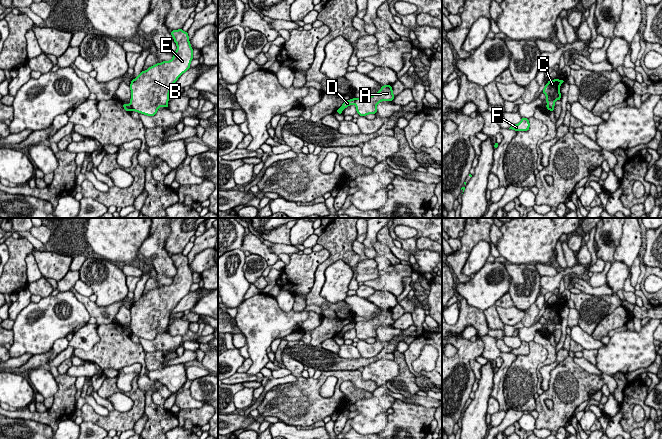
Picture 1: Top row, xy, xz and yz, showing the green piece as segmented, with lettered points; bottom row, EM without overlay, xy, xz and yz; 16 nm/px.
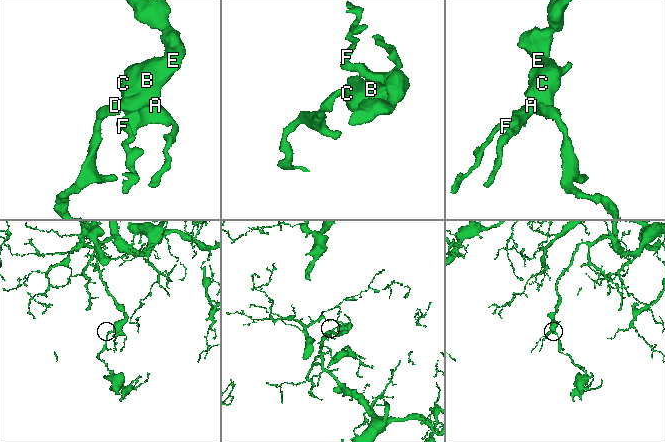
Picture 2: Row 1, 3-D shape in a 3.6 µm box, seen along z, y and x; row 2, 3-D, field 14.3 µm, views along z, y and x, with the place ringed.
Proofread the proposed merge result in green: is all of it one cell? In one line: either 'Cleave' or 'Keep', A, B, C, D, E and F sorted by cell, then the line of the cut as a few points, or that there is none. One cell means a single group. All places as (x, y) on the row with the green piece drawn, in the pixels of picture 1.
Cleave. Groups: A B C E F / D. Split along xz (355, 98), (353, 103)

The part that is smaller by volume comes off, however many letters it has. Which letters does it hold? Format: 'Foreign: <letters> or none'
Foreign: D

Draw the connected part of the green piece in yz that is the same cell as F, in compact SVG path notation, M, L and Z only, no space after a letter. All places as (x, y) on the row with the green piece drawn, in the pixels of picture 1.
M522 118L519 124L512 125L509 129L515 130L515 131L528 131L530 127L529 119Z

